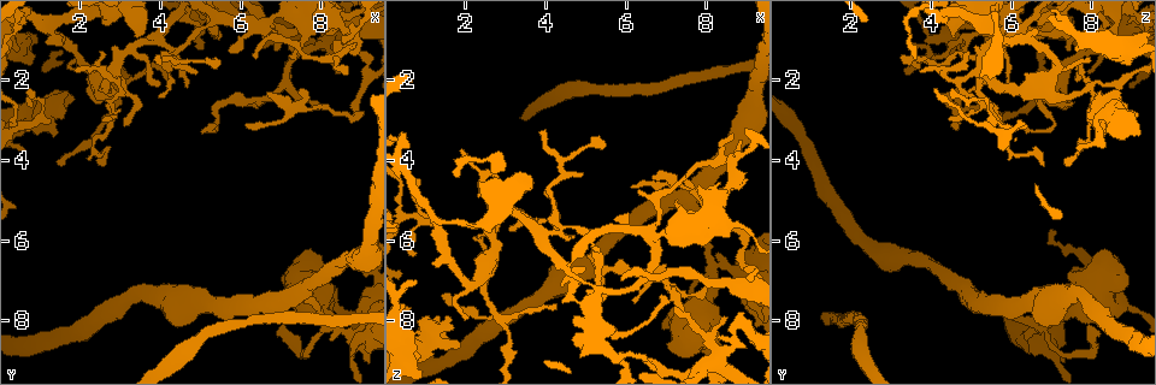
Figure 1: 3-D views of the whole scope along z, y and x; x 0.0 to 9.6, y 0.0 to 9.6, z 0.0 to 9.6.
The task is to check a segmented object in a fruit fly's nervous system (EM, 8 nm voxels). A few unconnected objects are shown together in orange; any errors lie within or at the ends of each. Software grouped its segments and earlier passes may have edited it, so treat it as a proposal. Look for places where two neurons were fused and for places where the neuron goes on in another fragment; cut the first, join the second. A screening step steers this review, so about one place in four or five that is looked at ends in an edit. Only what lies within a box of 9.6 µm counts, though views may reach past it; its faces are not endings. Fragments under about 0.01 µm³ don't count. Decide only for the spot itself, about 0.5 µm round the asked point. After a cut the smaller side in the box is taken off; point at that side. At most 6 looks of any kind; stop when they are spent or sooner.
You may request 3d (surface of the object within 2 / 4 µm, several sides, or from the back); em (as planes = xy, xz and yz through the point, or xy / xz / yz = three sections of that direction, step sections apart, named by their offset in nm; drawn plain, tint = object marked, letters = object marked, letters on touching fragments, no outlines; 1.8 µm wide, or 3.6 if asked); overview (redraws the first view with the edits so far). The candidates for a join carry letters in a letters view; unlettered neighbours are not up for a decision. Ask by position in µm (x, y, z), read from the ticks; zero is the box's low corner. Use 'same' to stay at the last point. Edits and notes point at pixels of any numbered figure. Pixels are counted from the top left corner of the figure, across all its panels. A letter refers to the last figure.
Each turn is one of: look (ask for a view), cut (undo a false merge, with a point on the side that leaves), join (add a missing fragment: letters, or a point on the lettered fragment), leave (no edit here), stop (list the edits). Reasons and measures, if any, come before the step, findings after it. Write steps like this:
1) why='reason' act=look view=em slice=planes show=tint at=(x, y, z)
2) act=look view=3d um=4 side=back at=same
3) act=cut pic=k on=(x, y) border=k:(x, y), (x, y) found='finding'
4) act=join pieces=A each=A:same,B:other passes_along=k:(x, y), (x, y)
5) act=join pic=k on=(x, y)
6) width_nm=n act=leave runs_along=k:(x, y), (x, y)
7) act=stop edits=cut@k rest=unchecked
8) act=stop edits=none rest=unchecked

why='branch stops here' act=look view=em slice=planes show=plain at=(6.90, 8.45, 8.15)

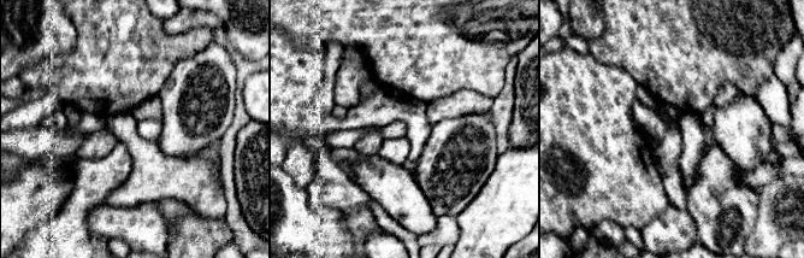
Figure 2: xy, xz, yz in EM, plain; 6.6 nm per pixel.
act=look view=em slice=planes show=letters at=same

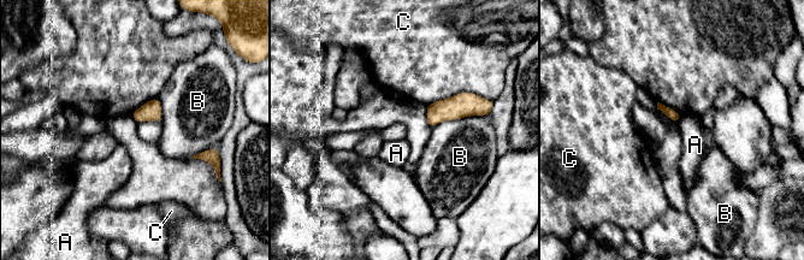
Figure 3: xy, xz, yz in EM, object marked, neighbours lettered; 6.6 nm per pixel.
act=leave each=A:other,B:other,C:other border=3:(681, 116), (678, 123) found='no lettered fragment goes on from it'

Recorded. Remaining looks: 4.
why='four or more arms meet' act=look view=em slice=planes show=letters at=(4.40, 1.25, 5.75)

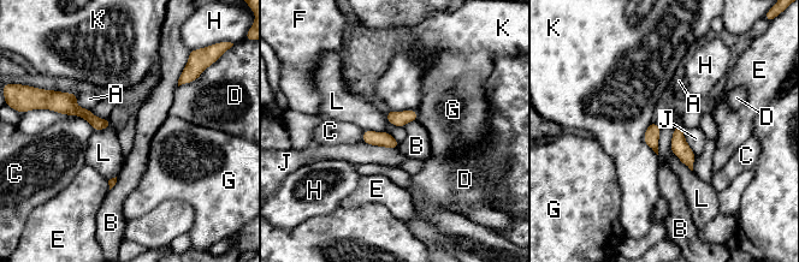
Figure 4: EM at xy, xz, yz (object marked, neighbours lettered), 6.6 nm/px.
act=leave each=A:other,B:other,C:other,D:other,E:other,F:other,G:other,H:other,J:other,K:other,L:other border=4:(670, 149), (692, 171) found='continuous, no second neuron'

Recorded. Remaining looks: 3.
why='four arms meet' act=look view=3d um=2 at=(6.55, 0.65, 6.90)

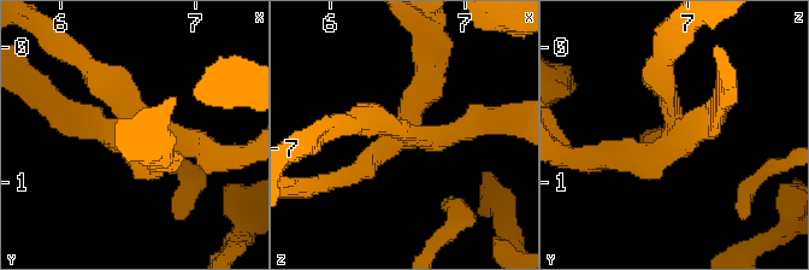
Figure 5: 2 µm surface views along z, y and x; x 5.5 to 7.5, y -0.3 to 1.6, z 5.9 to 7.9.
arms=4 act=look view=em um=3.6 slice=planes show=letters at=(6.50, 0.70, 6.88)

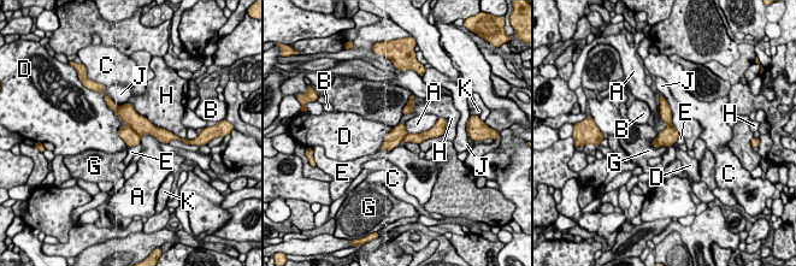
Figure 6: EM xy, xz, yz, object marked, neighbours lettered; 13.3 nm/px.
act=leave each=A:other,B:other,C:other,D:other,E:other,G:other,H:other,J:other,K:other found='continuous, no second neuron'

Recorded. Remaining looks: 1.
act=stop edits=none rest=unchecked

